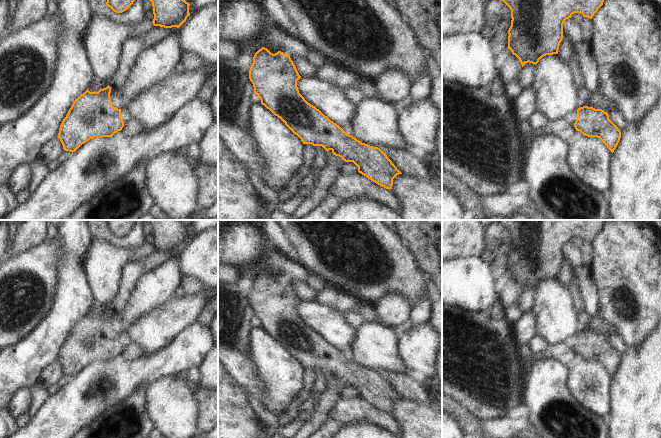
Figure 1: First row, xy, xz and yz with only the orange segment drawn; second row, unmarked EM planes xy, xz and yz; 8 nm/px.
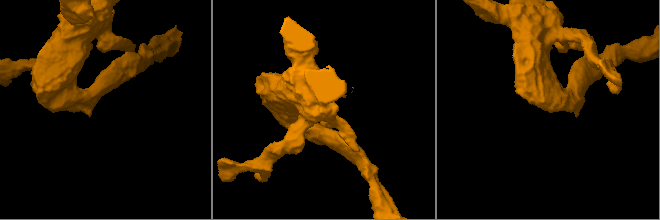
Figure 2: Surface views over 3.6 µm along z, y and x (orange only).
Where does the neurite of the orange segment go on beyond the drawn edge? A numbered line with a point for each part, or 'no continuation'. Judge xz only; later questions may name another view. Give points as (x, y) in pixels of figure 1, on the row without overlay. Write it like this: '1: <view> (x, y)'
no continuation

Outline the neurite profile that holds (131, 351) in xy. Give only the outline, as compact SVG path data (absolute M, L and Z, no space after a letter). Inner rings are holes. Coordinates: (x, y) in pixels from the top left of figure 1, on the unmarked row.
M121 332L121 343L124 346L124 351L121 354L123 360L130 361L142 356L142 348L134 343L126 332Z

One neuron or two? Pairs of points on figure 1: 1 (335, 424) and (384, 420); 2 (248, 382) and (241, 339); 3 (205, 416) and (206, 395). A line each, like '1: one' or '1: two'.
1: one
2: one
3: one

